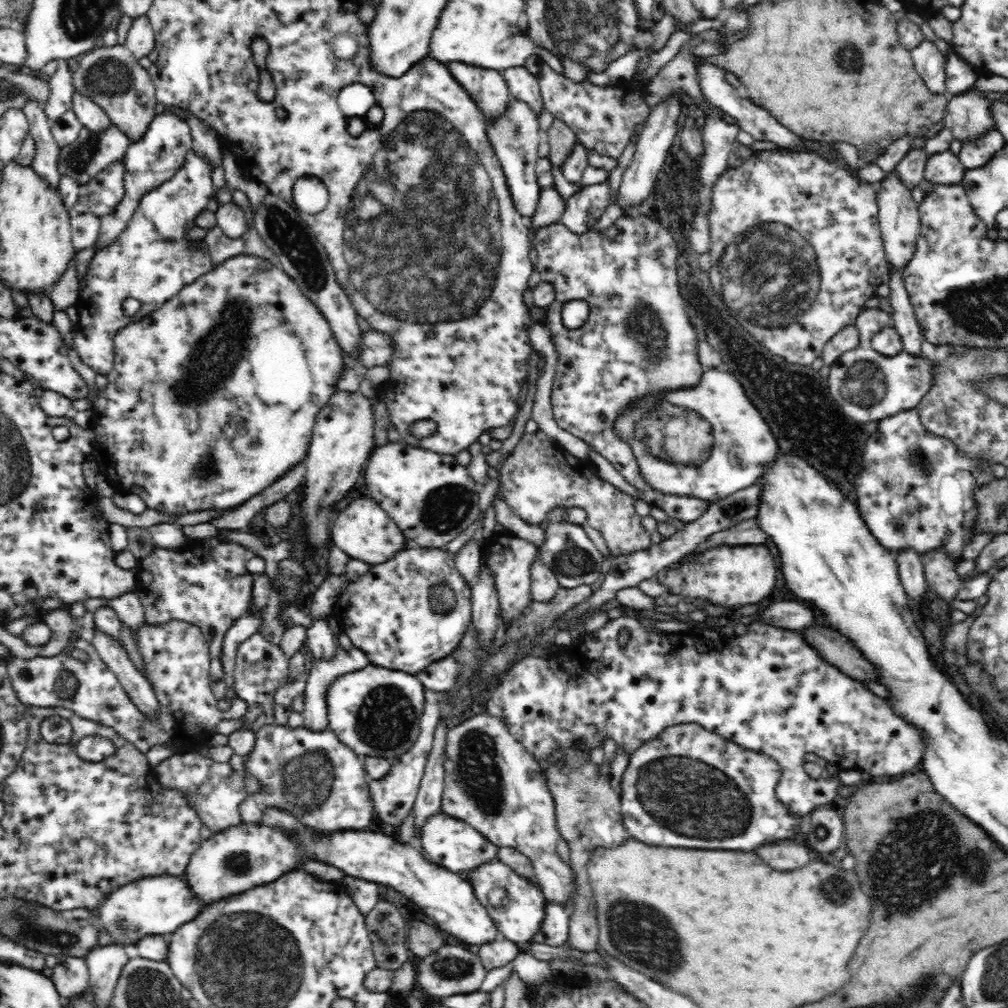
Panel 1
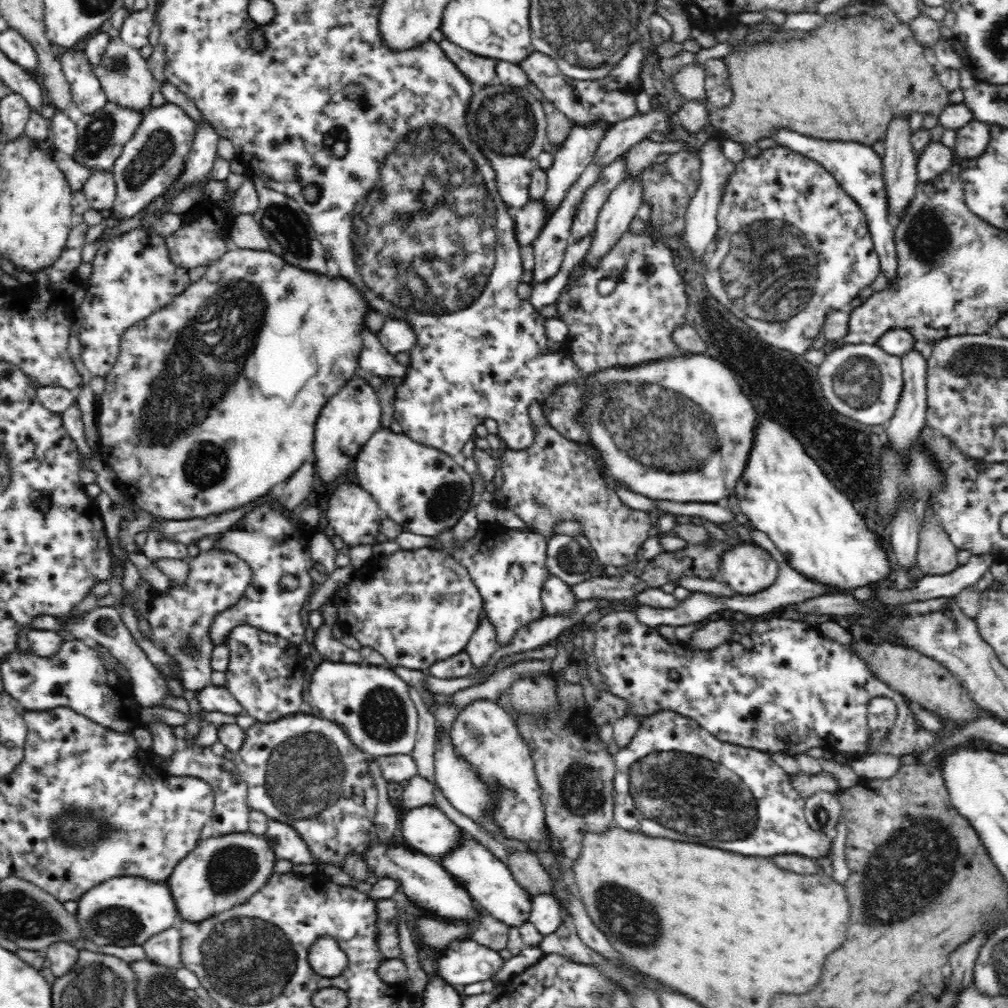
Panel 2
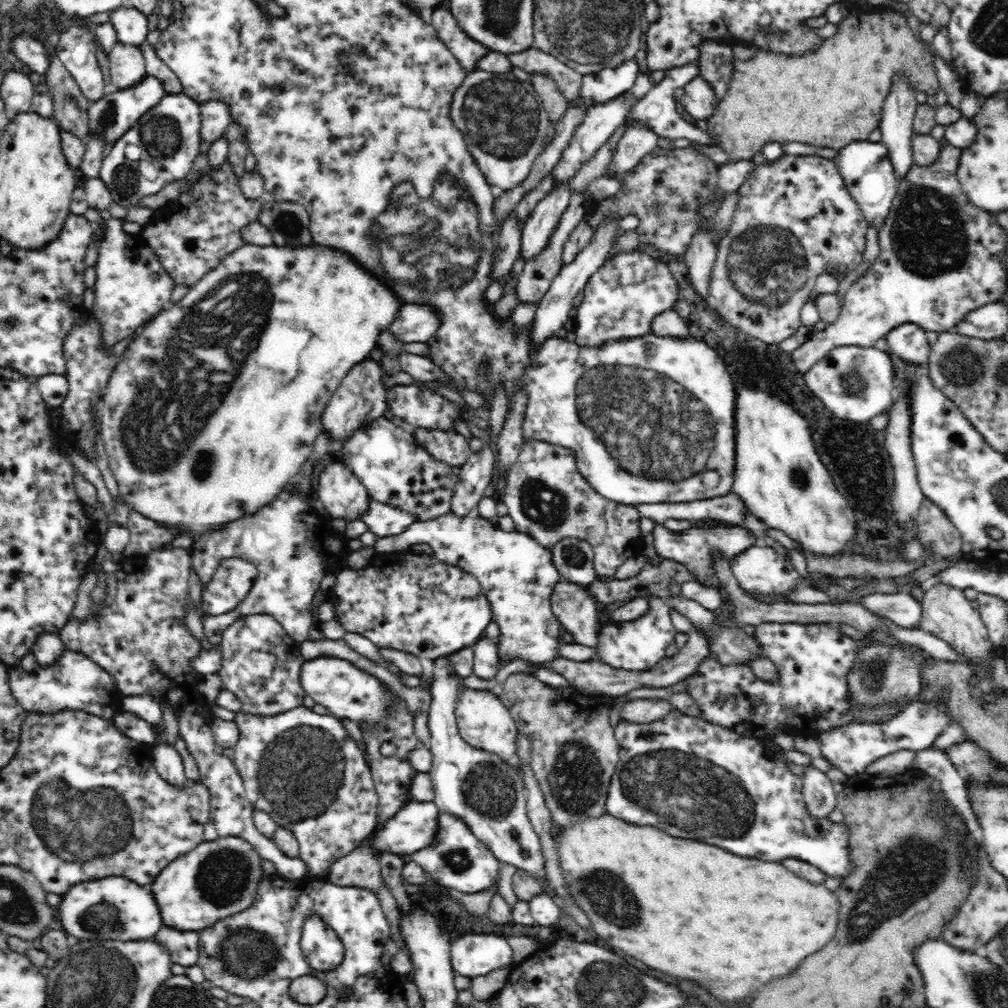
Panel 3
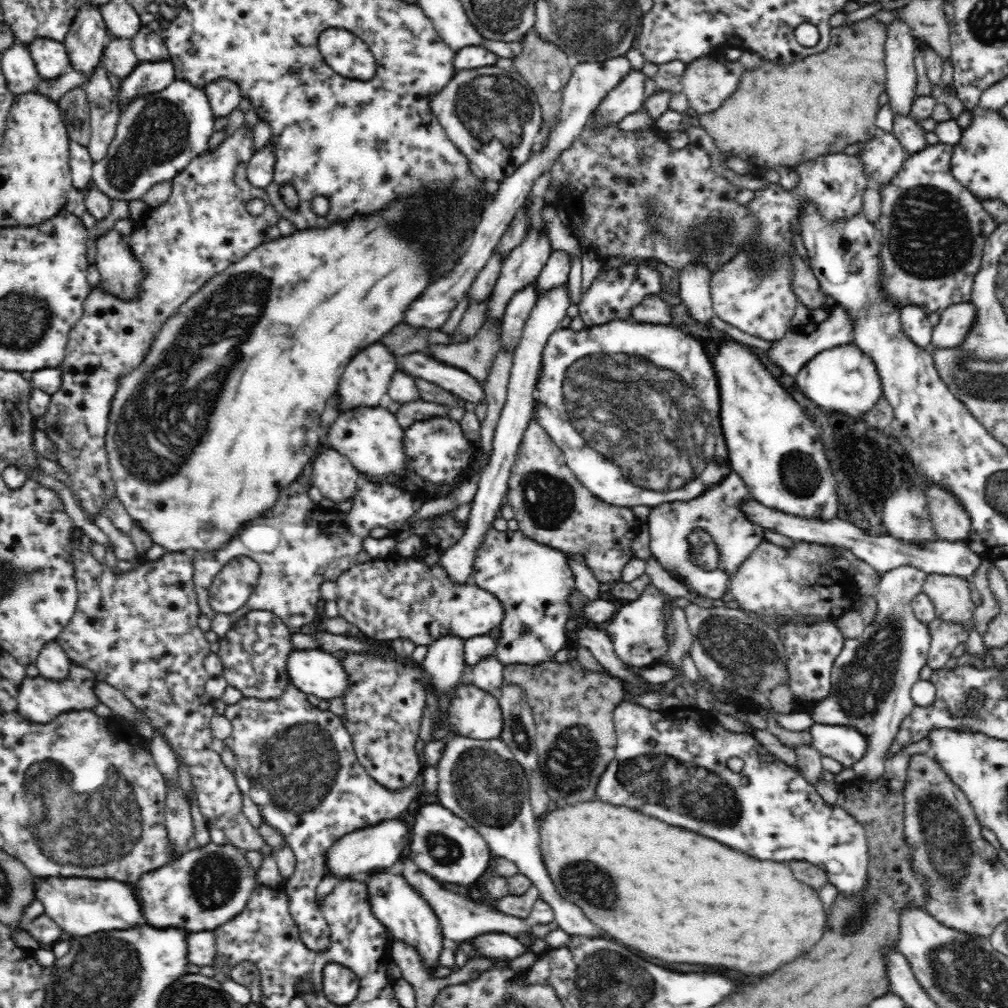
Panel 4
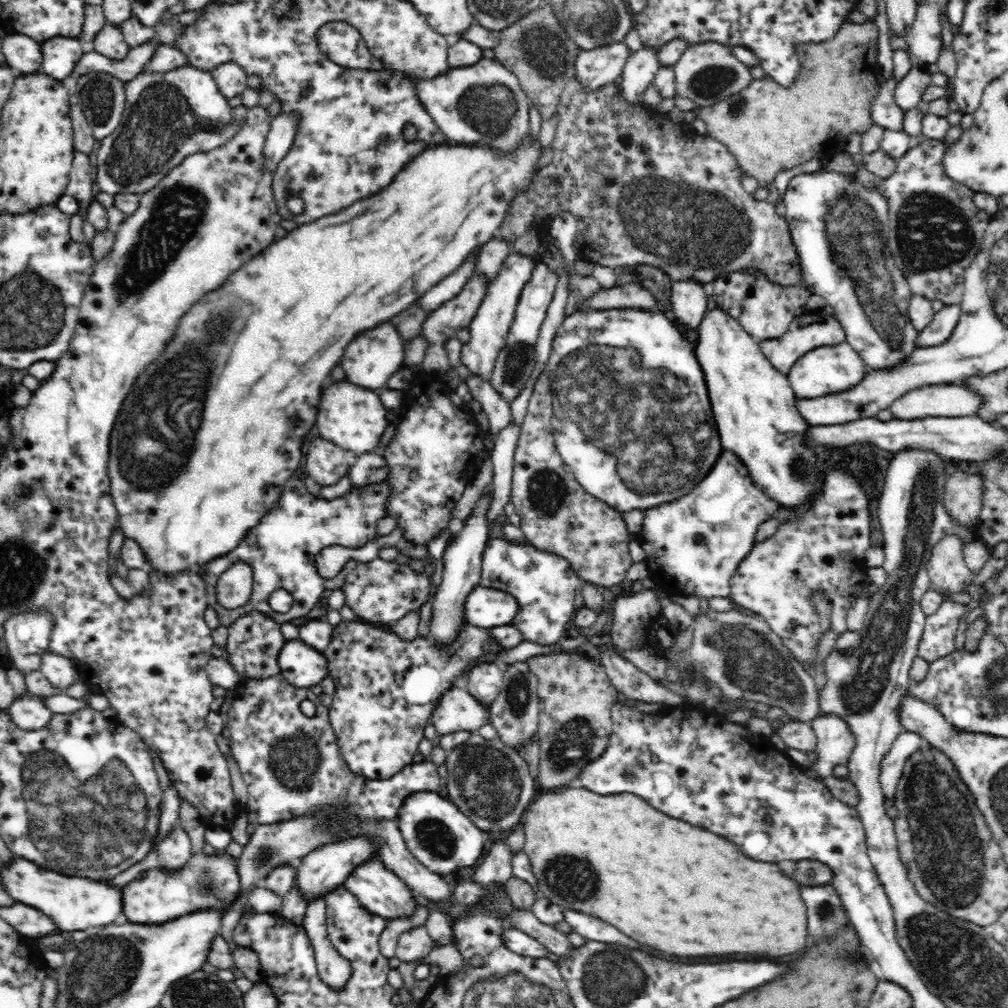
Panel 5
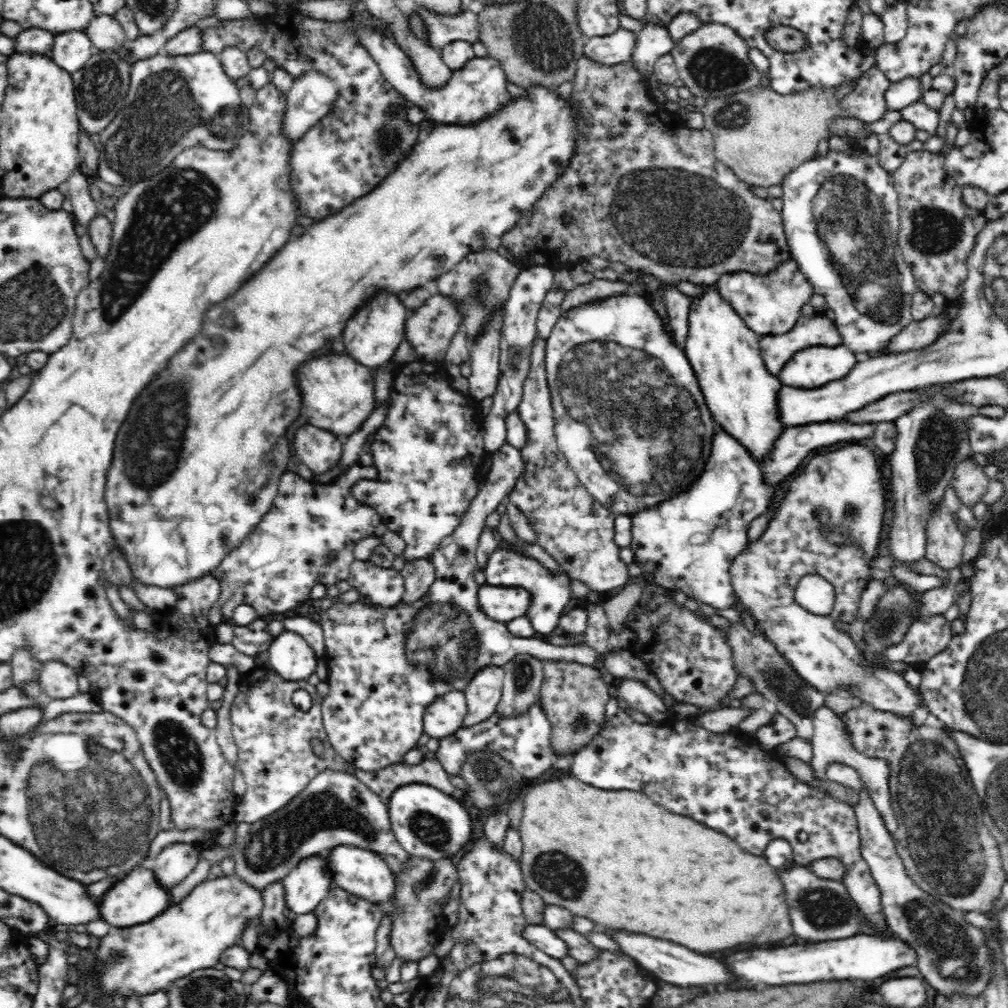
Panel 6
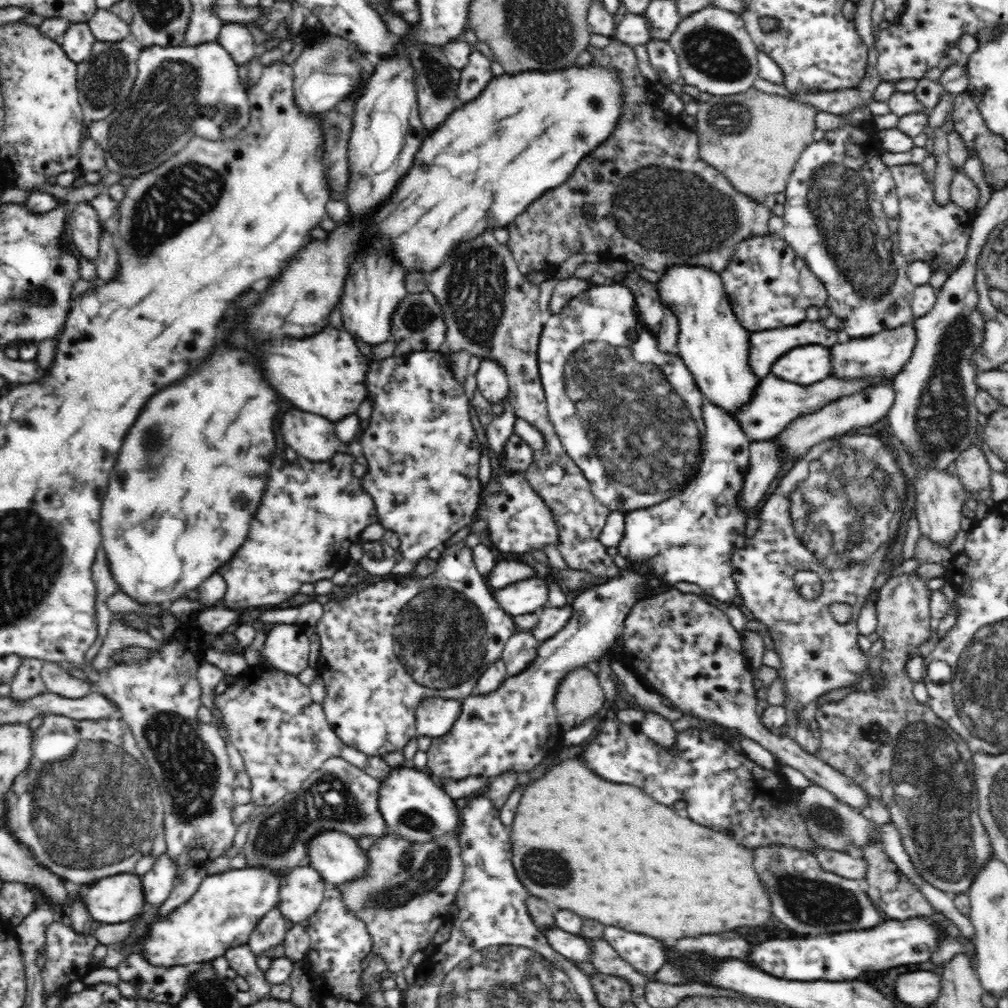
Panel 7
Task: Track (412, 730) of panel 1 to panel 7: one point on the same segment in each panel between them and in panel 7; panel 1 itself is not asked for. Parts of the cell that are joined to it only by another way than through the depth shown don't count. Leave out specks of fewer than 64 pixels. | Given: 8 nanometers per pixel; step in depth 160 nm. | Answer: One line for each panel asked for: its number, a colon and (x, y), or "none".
2: (372, 704)
3: (347, 691)
4: (317, 672)
5: (300, 664)
6: (289, 655)
7: (287, 646)

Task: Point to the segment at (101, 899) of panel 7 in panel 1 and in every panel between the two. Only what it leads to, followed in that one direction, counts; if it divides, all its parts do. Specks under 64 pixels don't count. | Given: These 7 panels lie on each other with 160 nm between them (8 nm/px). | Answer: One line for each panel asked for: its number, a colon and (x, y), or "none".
1: (248, 855)
2: (221, 872)
3: (219, 878)
4: (205, 887)
5: (204, 881)
6: (138, 897)

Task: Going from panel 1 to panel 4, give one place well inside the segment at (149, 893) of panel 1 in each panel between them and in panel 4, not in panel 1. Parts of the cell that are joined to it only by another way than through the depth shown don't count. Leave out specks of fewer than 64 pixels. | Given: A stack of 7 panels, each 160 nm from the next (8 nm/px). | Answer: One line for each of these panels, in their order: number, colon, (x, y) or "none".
2: (126, 911)
3: (114, 908)
4: (80, 906)

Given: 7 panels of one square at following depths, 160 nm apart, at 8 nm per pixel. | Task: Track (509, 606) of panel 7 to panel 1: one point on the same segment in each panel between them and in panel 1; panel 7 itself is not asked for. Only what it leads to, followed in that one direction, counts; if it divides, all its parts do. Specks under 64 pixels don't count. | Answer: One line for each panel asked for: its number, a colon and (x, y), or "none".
1: (412, 610)
2: (420, 606)
3: (415, 603)
4: (397, 597)
5: (485, 607)
6: (503, 604)

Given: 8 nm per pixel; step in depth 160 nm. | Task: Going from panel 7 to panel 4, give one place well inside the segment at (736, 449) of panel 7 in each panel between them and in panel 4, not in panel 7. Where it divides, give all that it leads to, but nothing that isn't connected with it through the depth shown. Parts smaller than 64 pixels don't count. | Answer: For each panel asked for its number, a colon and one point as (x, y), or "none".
4: (671, 525)
5: (725, 509)
6: (688, 543)

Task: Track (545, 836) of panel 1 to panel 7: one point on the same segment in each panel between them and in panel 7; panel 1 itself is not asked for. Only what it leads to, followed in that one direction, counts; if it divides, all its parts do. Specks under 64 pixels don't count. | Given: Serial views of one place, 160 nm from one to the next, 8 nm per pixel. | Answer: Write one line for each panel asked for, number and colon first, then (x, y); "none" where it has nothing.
2: (483, 733)
3: (483, 719)
4: (473, 713)
5: (457, 710)
6: (444, 716)
7: (435, 716)

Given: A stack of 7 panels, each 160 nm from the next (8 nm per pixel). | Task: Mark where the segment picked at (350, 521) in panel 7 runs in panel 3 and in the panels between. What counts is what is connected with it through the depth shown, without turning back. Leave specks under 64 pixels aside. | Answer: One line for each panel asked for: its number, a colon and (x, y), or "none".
3: (292, 545)
4: (299, 544)
5: (282, 551)
6: (308, 537)

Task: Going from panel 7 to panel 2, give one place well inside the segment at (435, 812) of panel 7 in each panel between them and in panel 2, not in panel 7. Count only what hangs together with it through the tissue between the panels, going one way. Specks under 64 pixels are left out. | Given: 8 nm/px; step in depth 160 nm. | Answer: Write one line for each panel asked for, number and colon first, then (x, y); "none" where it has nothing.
2: (489, 881)
3: (455, 858)
4: (443, 845)
5: (444, 840)
6: (427, 822)

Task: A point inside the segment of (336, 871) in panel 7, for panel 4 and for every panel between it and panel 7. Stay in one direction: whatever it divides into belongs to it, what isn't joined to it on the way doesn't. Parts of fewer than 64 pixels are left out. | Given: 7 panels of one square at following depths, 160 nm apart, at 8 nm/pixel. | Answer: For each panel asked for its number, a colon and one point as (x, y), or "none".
4: (409, 918)
5: (381, 891)
6: (361, 872)

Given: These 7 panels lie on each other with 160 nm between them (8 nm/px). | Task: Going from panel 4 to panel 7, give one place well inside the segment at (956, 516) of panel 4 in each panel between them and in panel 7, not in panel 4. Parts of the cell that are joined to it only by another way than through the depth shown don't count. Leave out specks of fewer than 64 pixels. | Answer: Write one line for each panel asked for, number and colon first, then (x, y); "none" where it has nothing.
5: (963, 492)
6: (970, 483)
7: (972, 466)

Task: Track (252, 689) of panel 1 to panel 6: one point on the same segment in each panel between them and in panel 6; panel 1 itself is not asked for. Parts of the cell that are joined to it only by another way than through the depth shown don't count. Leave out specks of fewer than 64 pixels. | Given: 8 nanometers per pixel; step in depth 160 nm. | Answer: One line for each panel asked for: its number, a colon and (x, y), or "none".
2: (265, 673)
3: (261, 664)
4: (254, 651)
5: (254, 640)
6: (252, 639)

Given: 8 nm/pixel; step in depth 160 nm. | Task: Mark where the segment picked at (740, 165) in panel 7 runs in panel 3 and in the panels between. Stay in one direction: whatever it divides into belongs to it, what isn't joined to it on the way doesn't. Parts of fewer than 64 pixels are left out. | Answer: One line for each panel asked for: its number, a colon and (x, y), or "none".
3: (832, 96)
4: (779, 115)
5: (766, 127)
6: (762, 135)

